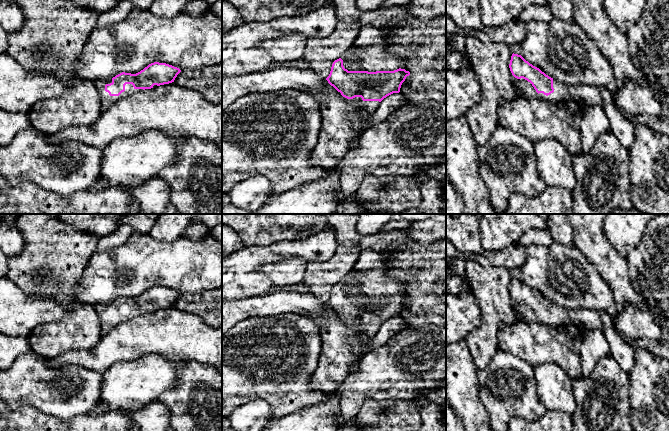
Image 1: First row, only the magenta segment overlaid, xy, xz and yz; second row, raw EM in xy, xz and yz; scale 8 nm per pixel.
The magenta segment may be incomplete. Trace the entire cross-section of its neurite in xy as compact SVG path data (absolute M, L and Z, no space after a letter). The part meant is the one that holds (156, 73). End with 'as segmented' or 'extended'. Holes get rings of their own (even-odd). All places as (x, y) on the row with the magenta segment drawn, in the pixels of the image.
M154 62L136 74L122 72L111 80L97 80L95 87L100 95L102 112L118 100L135 91L151 89L174 82L181 70L166 63Z; extended

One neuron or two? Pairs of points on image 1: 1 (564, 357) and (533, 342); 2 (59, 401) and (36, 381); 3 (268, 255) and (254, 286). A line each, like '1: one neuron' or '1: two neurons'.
1: one neuron
2: one neuron
3: one neuron

